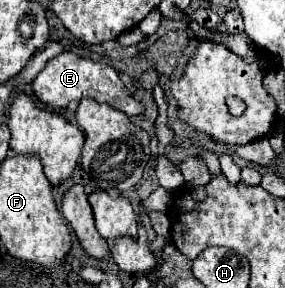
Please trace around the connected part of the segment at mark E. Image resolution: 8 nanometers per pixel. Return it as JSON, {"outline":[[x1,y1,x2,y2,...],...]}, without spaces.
{"outline":[[60,53,52,61,48,61,46,67,34,79,32,91,38,101,42,101,44,105,54,107,54,109,64,109,70,101,80,101,86,97,86,99,94,99,98,103,112,105,114,109,126,113,128,117,142,113,142,105,134,103,134,97,128,93,128,89,120,81,116,69,112,69,106,63,96,63,96,61,76,57,72,53]]}

